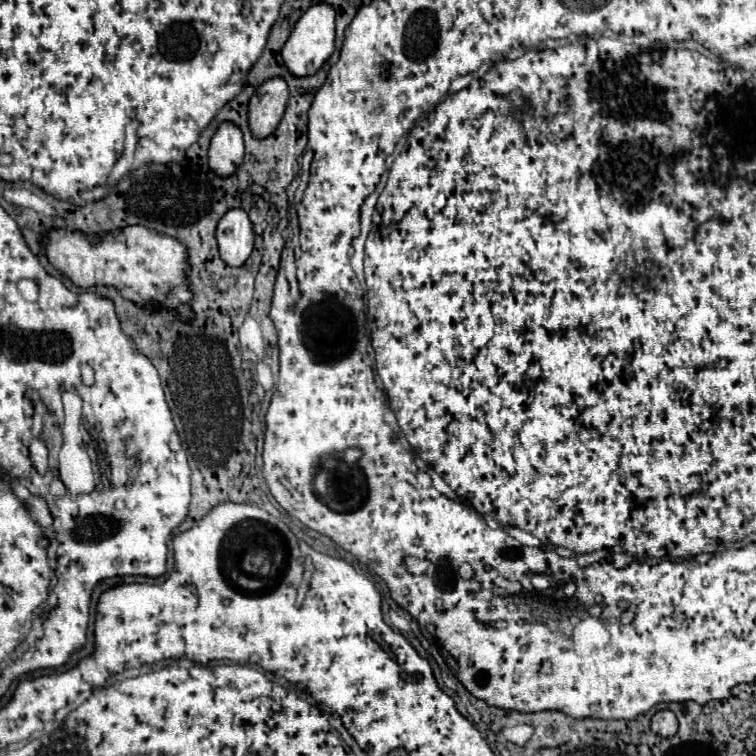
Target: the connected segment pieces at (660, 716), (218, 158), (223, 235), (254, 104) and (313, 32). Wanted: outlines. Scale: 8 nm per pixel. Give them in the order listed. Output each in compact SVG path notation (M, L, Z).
M659 710L651 720L651 732L669 738L677 732L677 718L671 710Z
M223 122L211 138L209 166L219 176L231 176L243 162L243 134L233 122Z
M243 208L229 210L217 226L217 244L221 258L229 266L243 266L255 246L253 224Z
M273 76L273 80L265 80L265 84L257 86L249 100L249 128L255 138L265 138L275 132L285 112L287 98L289 88L281 76Z
M313 4L301 16L301 20L297 22L297 28L293 28L281 54L283 54L285 66L293 76L309 76L323 66L323 62L333 54L333 50L335 50L335 10L331 4Z

